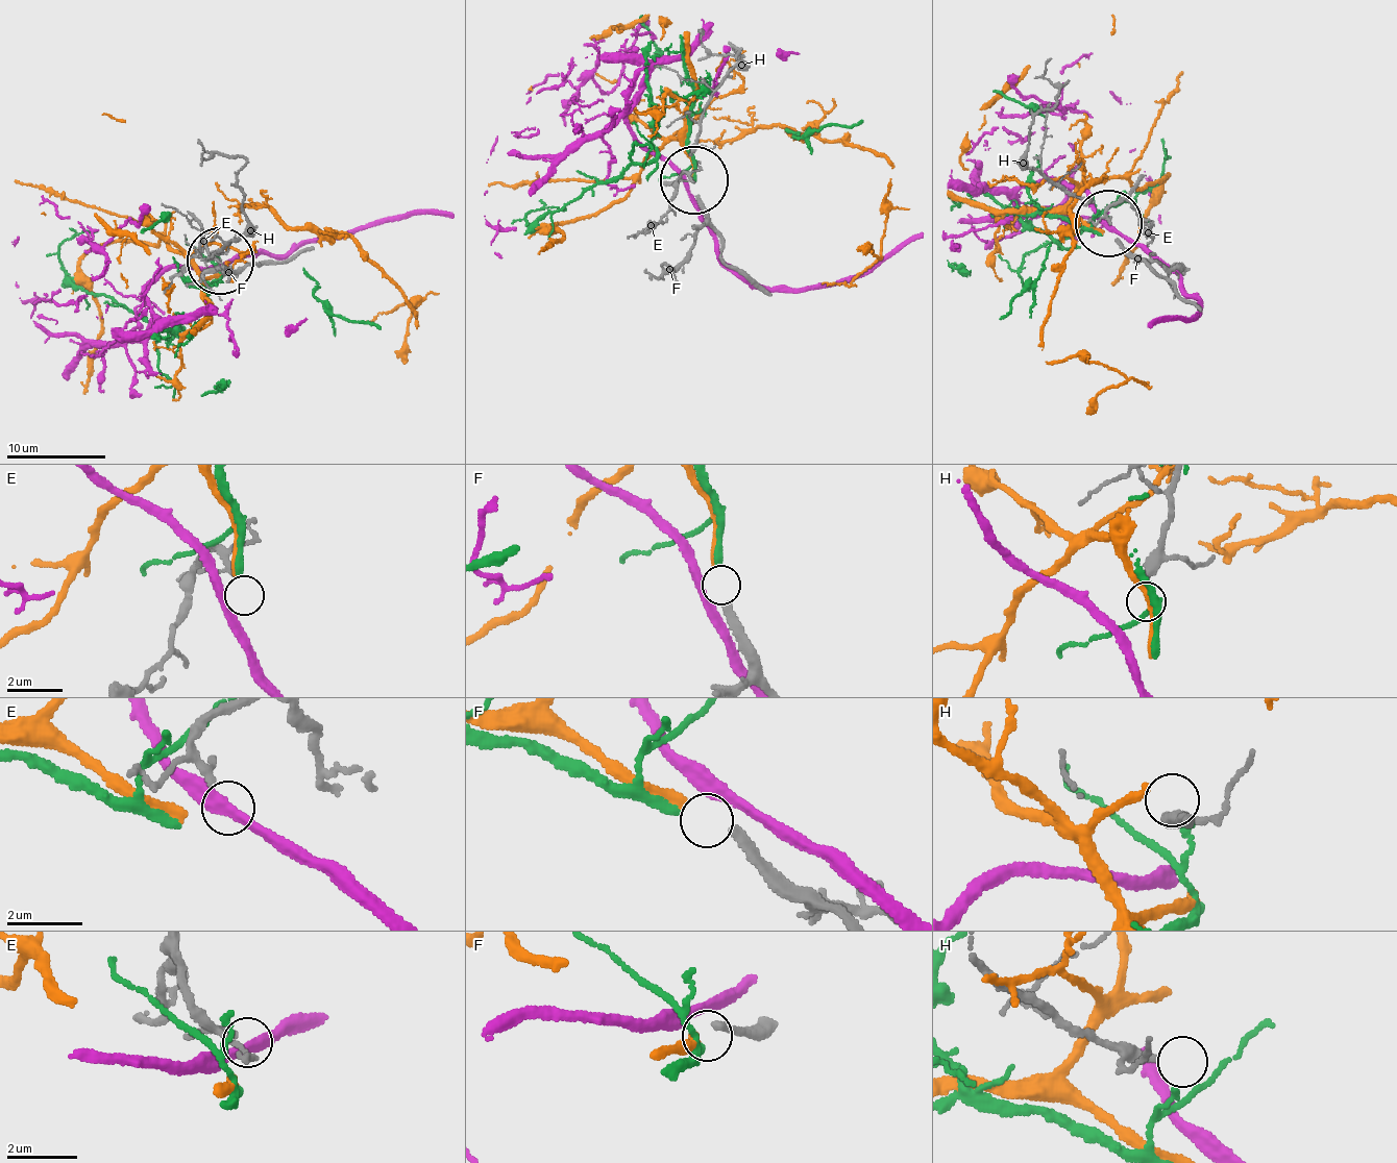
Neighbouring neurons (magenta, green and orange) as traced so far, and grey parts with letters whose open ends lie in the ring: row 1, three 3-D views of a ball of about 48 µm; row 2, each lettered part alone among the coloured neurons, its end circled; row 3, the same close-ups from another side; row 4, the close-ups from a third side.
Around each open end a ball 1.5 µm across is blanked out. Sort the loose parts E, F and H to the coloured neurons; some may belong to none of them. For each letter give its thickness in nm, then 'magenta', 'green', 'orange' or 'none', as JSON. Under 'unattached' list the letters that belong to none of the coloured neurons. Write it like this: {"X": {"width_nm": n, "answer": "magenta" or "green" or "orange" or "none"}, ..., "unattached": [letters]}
{"E": {"width_nm": 130, "answer": "none"}, "F": {"width_nm": 240, "answer": "orange"}, "H": {"width_nm": 340, "answer": "none"}, "unattached": ["E", "H"]}

